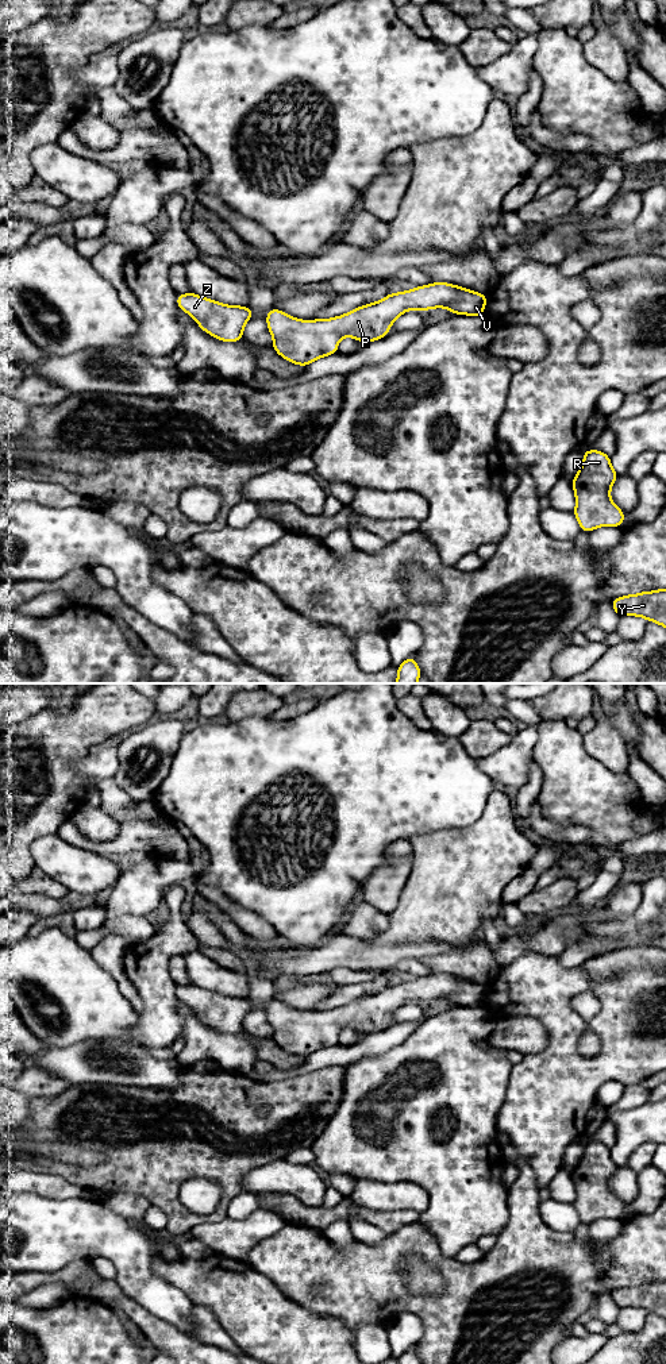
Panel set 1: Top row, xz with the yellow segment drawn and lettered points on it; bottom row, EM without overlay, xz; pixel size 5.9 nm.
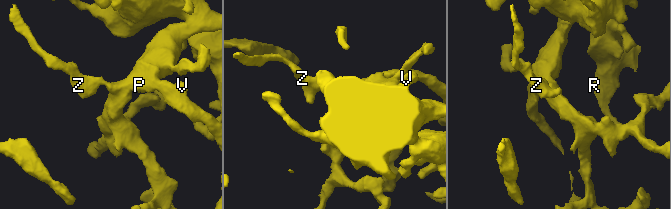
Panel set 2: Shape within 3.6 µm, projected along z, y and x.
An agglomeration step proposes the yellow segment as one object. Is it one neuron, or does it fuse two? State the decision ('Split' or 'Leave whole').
Leave whole

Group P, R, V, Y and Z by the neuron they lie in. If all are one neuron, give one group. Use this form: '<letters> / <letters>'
P R V Y Z

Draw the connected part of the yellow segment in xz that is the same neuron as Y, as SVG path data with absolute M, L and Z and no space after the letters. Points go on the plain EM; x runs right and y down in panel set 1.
M666 1280L617 1288L611 1296L620 1309L638 1307L666 1319Z

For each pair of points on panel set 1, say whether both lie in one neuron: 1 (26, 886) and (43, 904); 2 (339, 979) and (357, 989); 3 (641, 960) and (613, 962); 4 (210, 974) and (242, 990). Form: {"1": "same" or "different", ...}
{"1": "different", "2": "different", "3": "same", "4": "same"}

